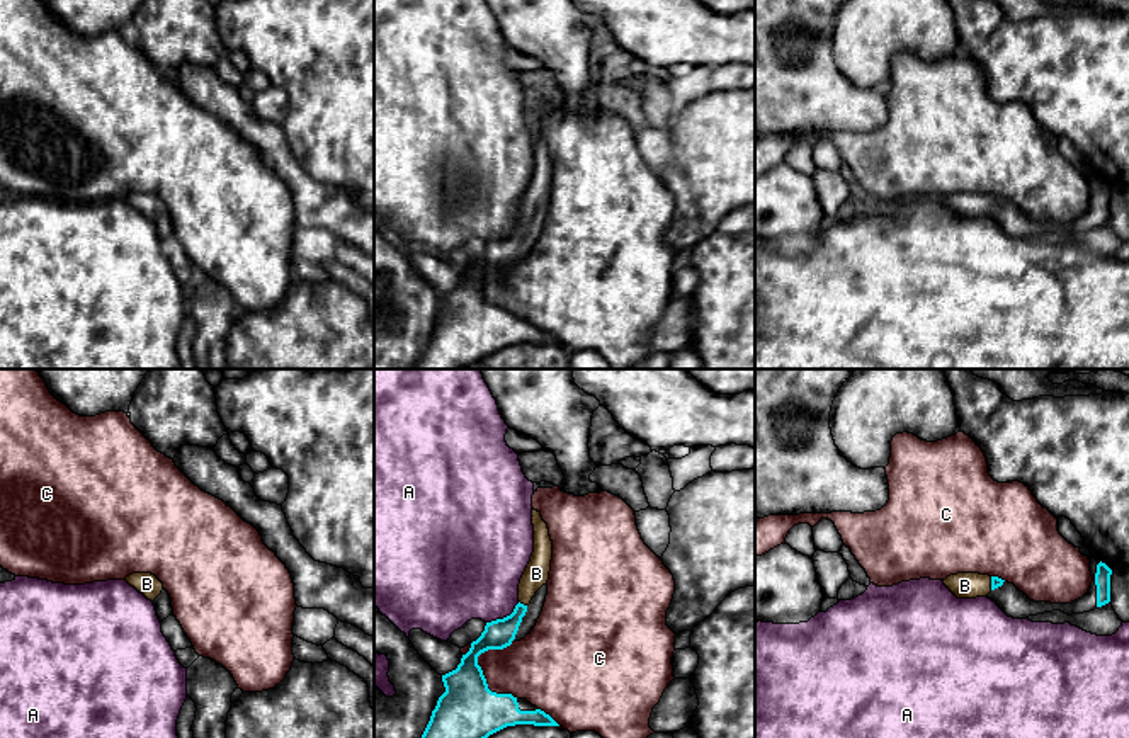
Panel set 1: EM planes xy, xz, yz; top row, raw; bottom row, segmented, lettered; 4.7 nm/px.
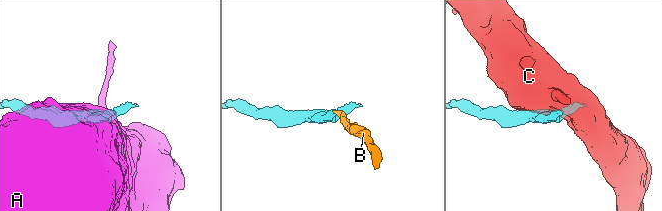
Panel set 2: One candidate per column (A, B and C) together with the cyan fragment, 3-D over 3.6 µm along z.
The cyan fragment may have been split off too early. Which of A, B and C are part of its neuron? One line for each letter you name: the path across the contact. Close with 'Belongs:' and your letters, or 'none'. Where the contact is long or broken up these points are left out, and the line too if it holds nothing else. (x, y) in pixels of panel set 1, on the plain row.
B: way xz (500, 252), (516, 237), (522, 223), (536, 193)
Belongs: B

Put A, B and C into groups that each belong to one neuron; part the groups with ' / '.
A / B / C

